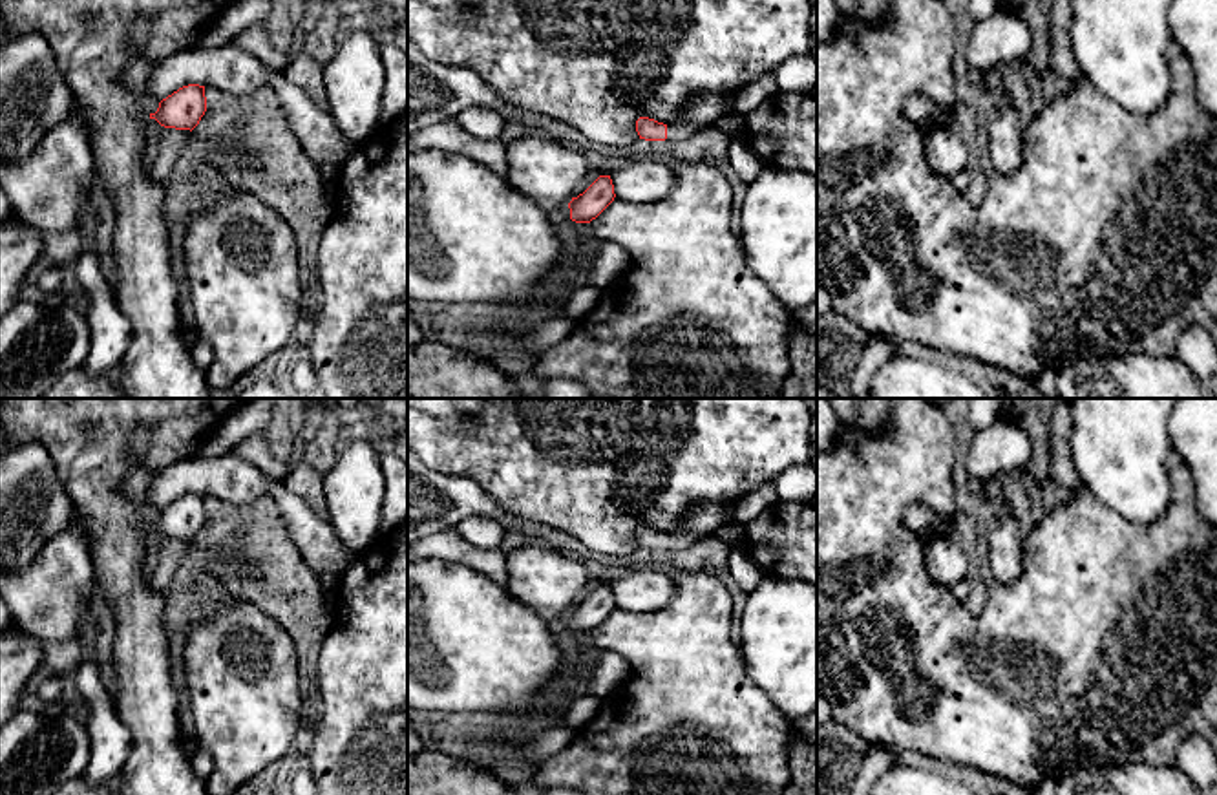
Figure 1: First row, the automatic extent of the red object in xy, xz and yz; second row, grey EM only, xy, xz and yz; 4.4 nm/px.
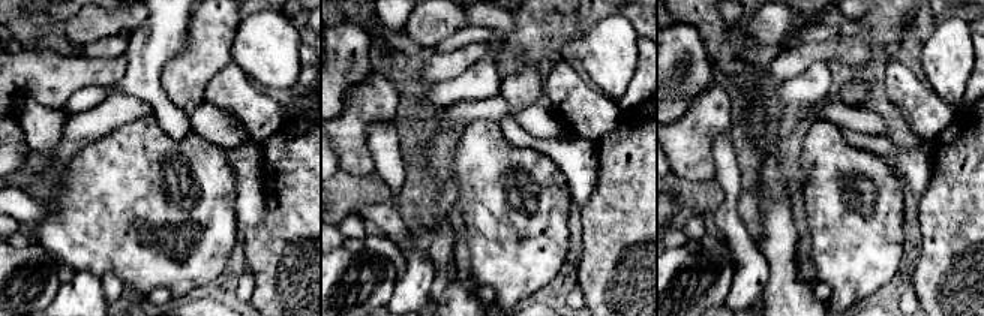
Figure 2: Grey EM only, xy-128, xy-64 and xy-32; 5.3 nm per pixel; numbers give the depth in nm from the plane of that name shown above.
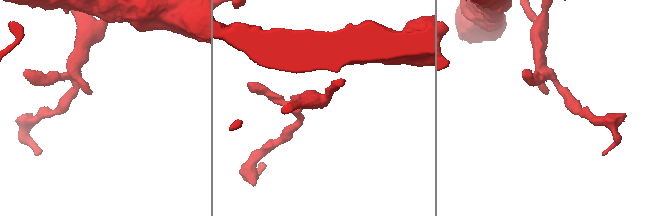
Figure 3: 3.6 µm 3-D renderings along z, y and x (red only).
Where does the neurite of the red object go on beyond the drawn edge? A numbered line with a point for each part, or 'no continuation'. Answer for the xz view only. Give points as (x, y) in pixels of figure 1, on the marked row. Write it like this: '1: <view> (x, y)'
1: xz (728, 125)

